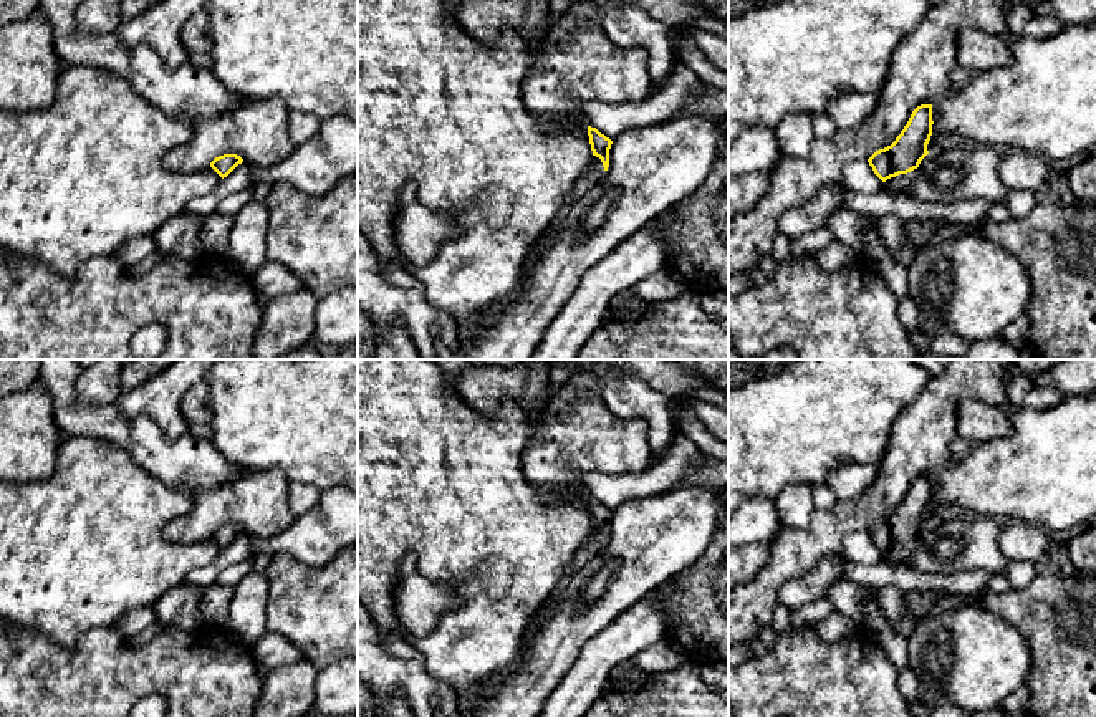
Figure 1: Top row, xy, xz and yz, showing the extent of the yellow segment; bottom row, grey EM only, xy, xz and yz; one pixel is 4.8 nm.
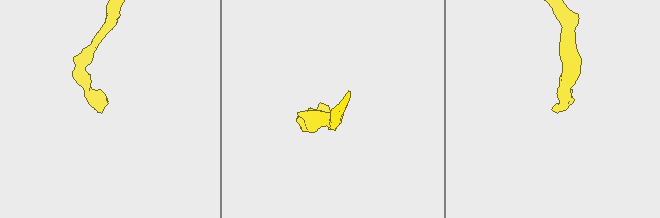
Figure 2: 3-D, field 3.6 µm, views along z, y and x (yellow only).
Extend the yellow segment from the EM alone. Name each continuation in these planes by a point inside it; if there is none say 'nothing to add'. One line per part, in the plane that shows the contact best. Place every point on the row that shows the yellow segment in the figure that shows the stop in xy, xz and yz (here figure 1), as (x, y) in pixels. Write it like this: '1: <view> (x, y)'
1: yz (899, 184)

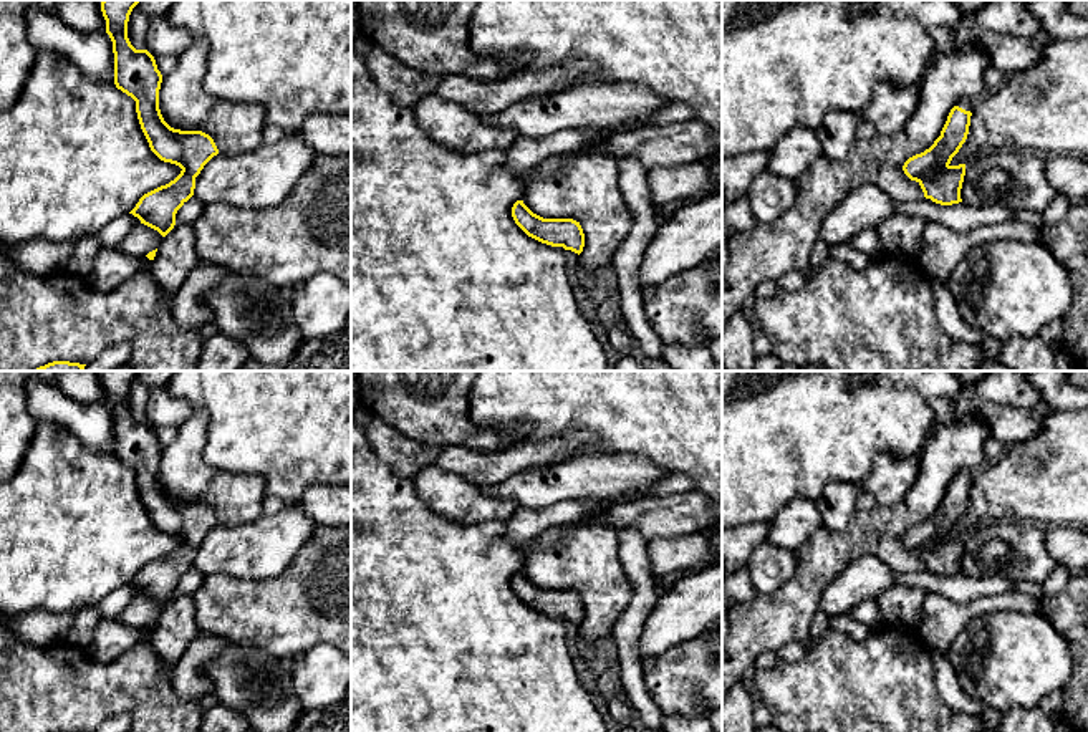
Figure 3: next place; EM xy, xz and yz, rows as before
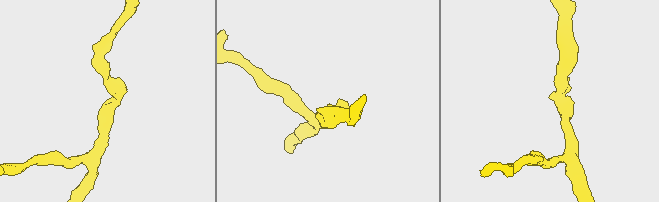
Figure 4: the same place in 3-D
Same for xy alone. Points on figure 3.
nothing to add

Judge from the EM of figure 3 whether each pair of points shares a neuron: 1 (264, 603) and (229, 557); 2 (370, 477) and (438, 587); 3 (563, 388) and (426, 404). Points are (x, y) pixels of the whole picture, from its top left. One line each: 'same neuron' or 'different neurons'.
1: different neurons
2: same neuron
3: different neurons

